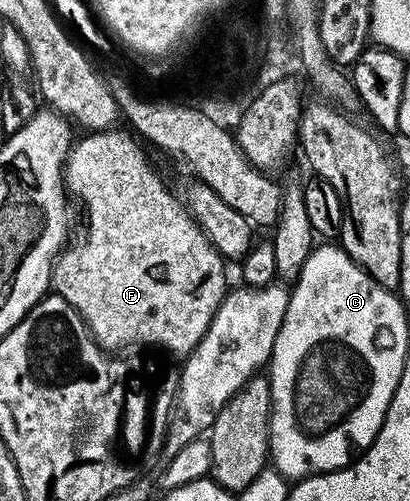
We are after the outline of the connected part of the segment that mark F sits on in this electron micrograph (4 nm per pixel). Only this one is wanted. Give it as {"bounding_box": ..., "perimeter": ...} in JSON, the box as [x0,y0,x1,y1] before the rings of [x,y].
{"bounding_box":[54,131,229,349],"perimeter":[[[92,131],[90,134],[84,135],[84,140],[76,139],[71,145],[71,151],[67,156],[66,165],[63,169],[63,178],[66,187],[72,193],[75,191],[83,199],[83,208],[87,211],[87,229],[83,232],[83,241],[72,252],[64,251],[54,265],[54,291],[61,298],[65,298],[65,302],[69,302],[69,306],[73,306],[79,311],[79,317],[86,324],[94,324],[100,339],[106,341],[106,344],[120,344],[120,341],[131,340],[132,338],[152,340],[159,333],[165,338],[165,342],[174,342],[180,346],[186,346],[188,349],[193,349],[197,347],[203,335],[209,330],[209,326],[213,322],[213,314],[219,309],[219,303],[222,302],[223,297],[229,291],[227,272],[223,269],[225,260],[207,239],[206,233],[199,227],[198,222],[186,211],[180,197],[176,193],[174,196],[163,185],[162,178],[151,169],[146,154],[139,149],[140,141],[135,138],[130,140],[125,133],[117,131]]]}

